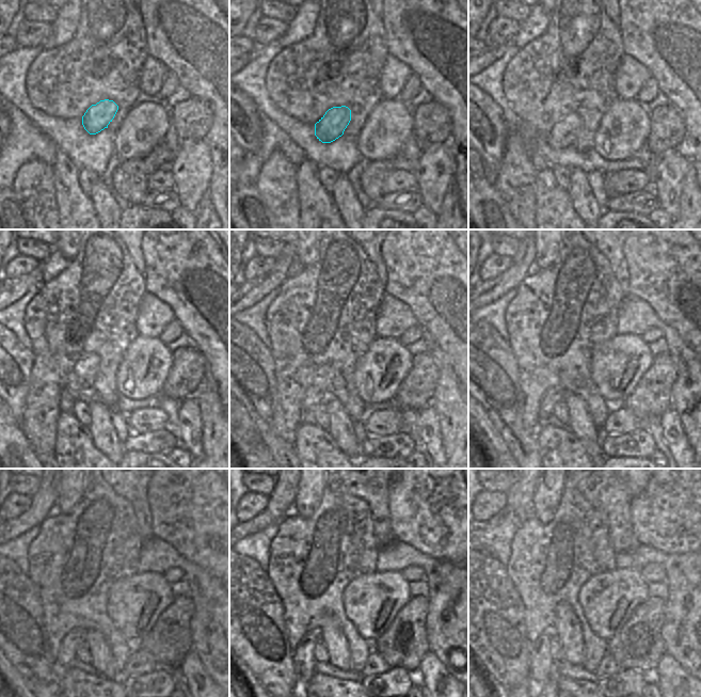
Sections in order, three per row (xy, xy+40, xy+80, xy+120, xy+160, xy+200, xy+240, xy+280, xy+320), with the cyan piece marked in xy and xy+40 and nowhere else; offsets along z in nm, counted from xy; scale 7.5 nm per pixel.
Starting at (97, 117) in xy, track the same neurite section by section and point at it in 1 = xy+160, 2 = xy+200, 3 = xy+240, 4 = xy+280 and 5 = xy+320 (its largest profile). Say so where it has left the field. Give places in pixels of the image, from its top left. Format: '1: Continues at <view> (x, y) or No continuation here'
1: Continues at xy+160 (315, 394)
2: Continues at xy+200 (554, 395)
3: Continues at xy+240 (66, 653)
4: Continues at xy+280 (303, 659)
5: Continues at xy+320 (541, 664).

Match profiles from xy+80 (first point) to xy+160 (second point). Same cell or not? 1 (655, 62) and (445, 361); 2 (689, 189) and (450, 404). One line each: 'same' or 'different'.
1: different
2: same

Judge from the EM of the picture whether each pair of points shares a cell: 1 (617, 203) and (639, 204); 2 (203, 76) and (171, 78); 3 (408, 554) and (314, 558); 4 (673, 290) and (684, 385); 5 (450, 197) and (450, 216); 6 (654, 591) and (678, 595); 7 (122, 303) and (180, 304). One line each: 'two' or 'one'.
1: one
2: two
3: two
4: two
5: one
6: two
7: two

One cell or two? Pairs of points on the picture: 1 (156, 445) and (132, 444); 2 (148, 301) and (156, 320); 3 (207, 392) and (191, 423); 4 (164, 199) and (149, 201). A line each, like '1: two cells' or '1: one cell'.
1: one cell
2: one cell
3: two cells
4: one cell

